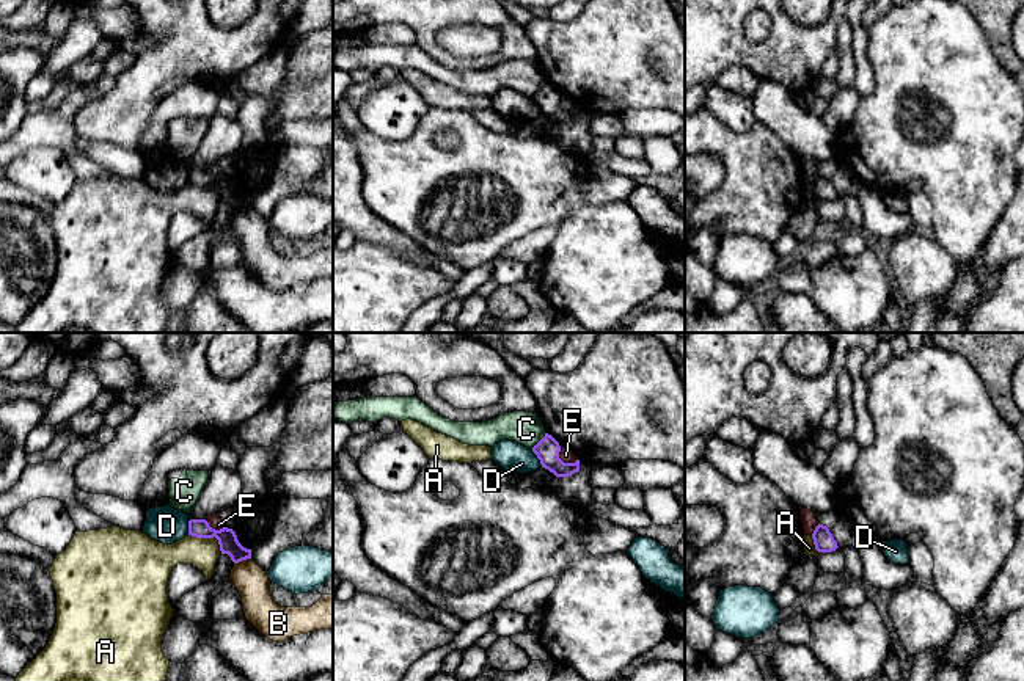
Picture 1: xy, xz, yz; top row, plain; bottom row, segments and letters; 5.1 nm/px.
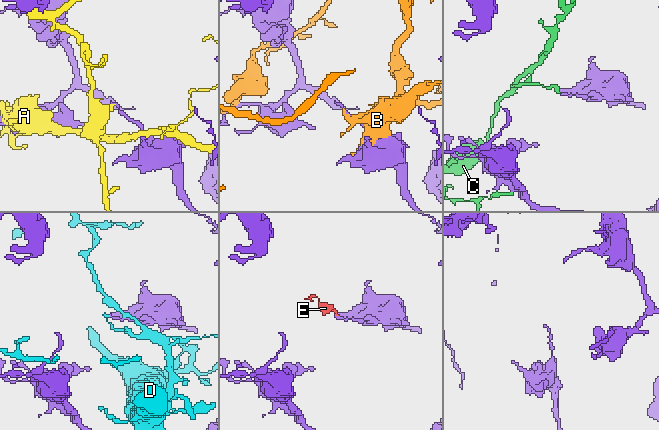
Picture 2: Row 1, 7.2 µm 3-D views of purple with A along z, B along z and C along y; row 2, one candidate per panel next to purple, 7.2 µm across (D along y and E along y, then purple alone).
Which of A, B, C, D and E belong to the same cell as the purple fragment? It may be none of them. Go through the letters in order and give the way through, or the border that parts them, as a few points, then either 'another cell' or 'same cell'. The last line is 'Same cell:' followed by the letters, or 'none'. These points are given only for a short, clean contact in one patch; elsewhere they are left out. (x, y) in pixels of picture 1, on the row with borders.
A: another cell
B: another cell
C: another cell
D: another cell
E: border xz (559, 447), (559, 457), (564, 462), (577, 460); another cell
Same cell: none

